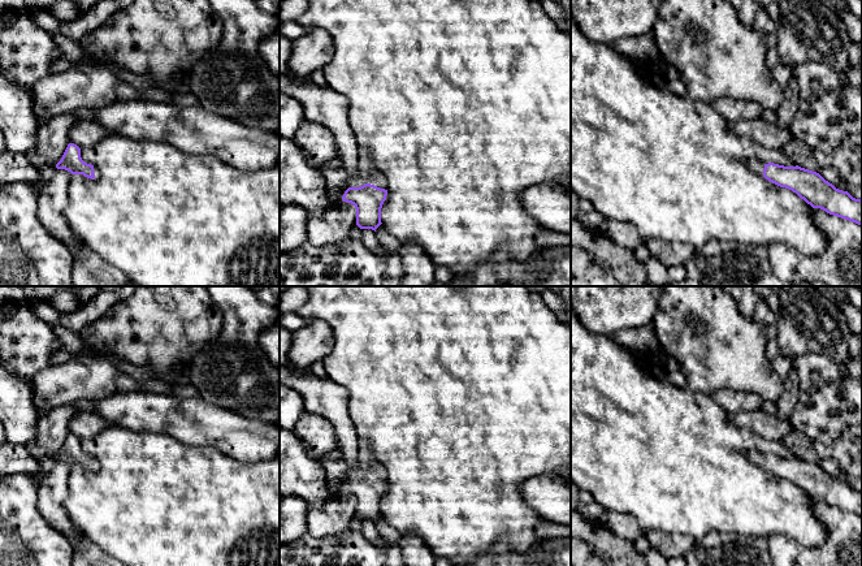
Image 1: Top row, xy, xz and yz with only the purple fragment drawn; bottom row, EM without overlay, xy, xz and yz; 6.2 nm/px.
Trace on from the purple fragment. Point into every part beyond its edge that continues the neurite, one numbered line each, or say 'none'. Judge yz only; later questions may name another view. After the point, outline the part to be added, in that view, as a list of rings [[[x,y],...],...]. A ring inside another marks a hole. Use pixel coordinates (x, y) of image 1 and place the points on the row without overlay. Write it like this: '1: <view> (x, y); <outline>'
1: yz (757, 458); [[[748,451],[746,457],[754,465],[763,467],[764,455],[758,451]]]

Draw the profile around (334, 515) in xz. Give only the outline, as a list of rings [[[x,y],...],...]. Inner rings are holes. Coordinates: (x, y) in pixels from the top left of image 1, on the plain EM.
[[[341,492],[320,506],[307,505],[308,532],[315,537],[337,537],[351,528],[355,515],[355,497]]]

